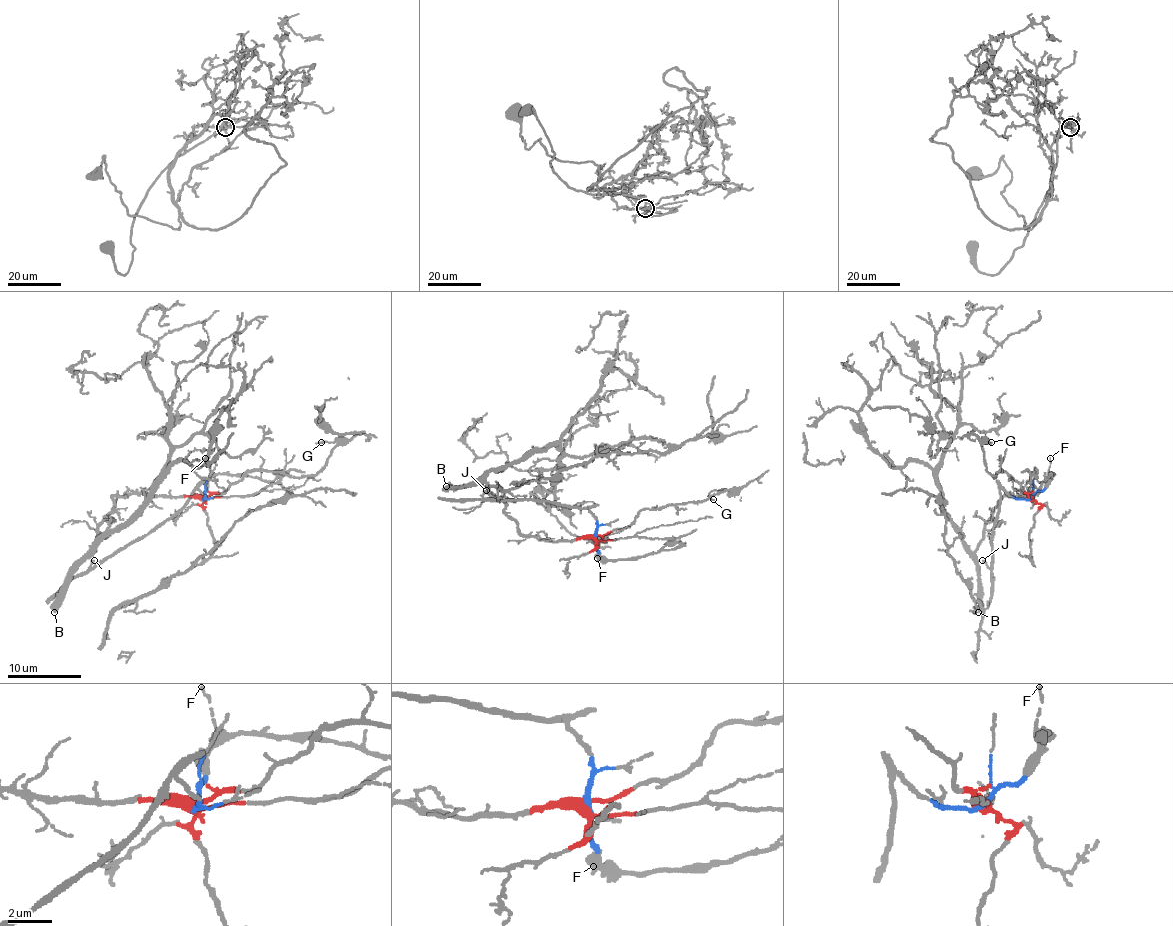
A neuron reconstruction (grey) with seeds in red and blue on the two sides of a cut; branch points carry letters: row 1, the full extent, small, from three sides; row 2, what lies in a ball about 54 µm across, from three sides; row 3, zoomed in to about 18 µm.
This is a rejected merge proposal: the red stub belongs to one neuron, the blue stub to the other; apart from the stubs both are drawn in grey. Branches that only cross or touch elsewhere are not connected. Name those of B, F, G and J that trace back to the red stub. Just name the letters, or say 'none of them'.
B, G

